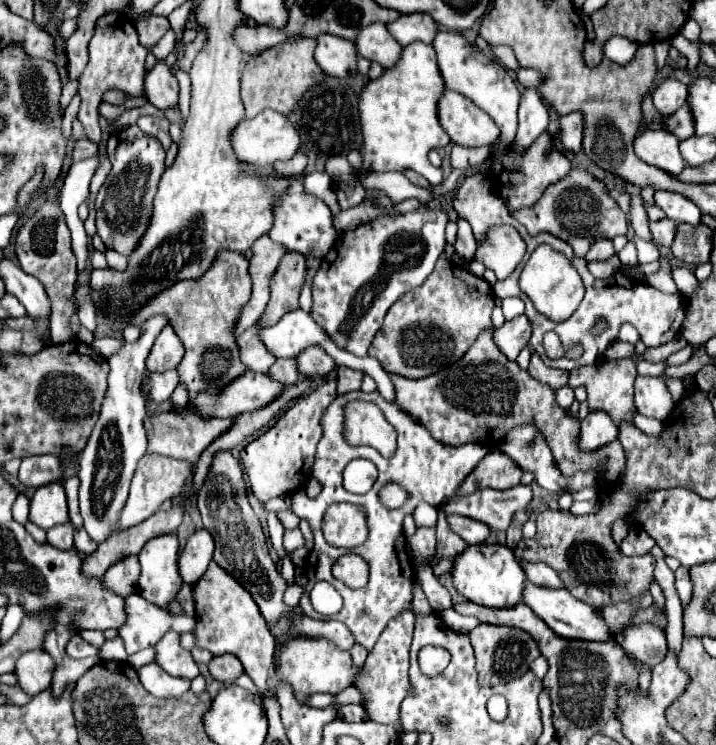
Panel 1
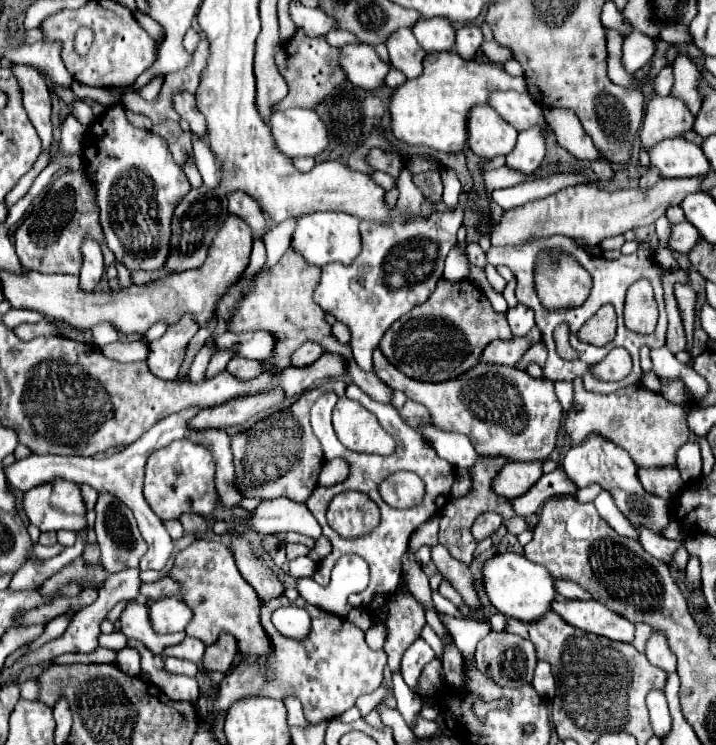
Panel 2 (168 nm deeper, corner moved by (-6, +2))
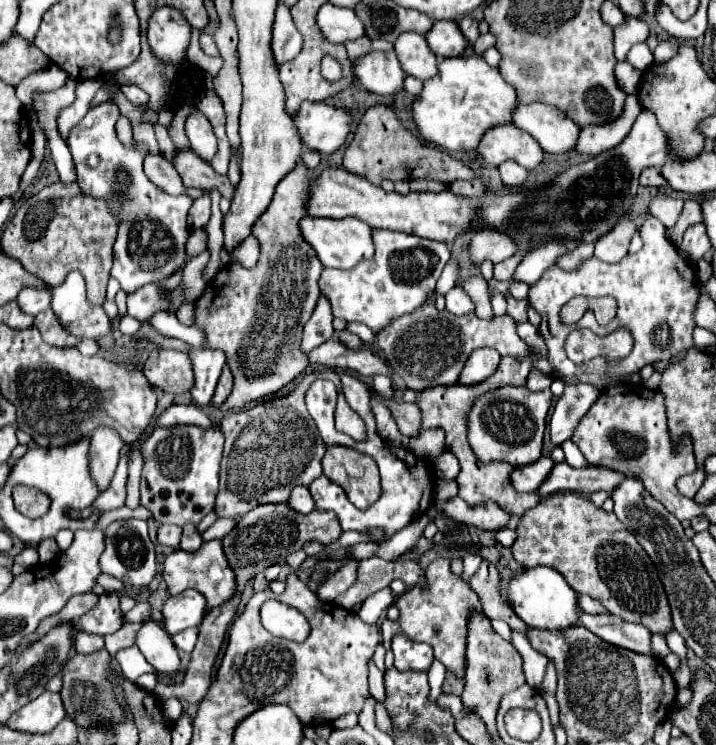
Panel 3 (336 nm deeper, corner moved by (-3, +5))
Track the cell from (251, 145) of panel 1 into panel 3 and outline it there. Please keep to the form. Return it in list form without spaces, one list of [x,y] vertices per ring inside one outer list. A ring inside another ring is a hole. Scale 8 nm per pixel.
[[[304,101],[300,103],[294,123],[300,135],[300,141],[322,155],[334,153],[344,145],[350,131],[350,115],[344,109],[336,109],[326,103]]]

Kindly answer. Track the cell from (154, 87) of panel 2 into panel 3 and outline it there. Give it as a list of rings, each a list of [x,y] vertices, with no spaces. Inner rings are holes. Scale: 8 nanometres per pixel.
[[[123,85],[121,86],[121,91],[131,103],[134,103],[134,105],[145,105],[148,103],[149,97],[147,93],[136,85]]]

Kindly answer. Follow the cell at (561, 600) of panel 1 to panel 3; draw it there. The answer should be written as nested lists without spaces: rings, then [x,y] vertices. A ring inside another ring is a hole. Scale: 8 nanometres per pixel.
[[[580,613],[580,623],[590,629],[594,635],[604,639],[606,643],[652,655],[650,653],[650,631],[644,625],[638,623],[628,623],[616,615],[610,613],[600,613],[600,615],[588,615]]]

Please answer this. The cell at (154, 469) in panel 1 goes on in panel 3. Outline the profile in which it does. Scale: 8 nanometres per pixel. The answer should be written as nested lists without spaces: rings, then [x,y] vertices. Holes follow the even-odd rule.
[[[158,427],[142,447],[144,469],[140,479],[140,505],[150,509],[158,523],[174,523],[180,527],[186,523],[200,523],[216,503],[222,443],[224,435],[218,427]]]

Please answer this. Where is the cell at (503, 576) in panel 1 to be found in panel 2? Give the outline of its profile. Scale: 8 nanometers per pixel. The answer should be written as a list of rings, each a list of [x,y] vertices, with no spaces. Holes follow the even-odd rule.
[[[497,554],[493,556],[483,570],[483,580],[485,580],[485,590],[493,606],[521,622],[537,622],[543,618],[549,610],[551,604],[557,600],[557,590],[555,590],[555,580],[547,572],[545,566],[529,562],[525,556],[519,554]]]

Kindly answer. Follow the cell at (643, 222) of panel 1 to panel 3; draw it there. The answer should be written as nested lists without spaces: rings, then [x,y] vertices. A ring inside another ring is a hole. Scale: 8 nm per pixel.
[[[646,167],[646,169],[642,171],[642,175],[640,175],[640,185],[644,185],[644,187],[662,187],[662,185],[666,185],[666,181],[664,181],[664,177],[660,175],[658,169]]]

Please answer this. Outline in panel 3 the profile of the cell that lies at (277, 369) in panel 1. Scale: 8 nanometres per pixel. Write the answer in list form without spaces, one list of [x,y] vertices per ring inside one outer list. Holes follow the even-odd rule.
[[[322,295],[318,299],[318,305],[316,305],[310,321],[304,325],[304,337],[302,337],[302,343],[300,343],[300,351],[310,353],[314,347],[326,343],[334,333],[332,319],[334,317],[332,317],[332,311],[330,311],[330,303]]]

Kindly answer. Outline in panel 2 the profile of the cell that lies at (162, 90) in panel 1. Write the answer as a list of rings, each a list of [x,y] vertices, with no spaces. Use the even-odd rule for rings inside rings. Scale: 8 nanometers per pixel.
[[[179,92],[179,94],[175,94],[173,102],[175,102],[177,114],[179,114],[183,120],[189,122],[191,132],[203,140],[205,134],[207,134],[207,122],[205,122],[205,116],[199,112],[199,108],[197,108],[197,104],[195,104],[195,96],[191,96],[191,94],[187,94],[187,92]]]

